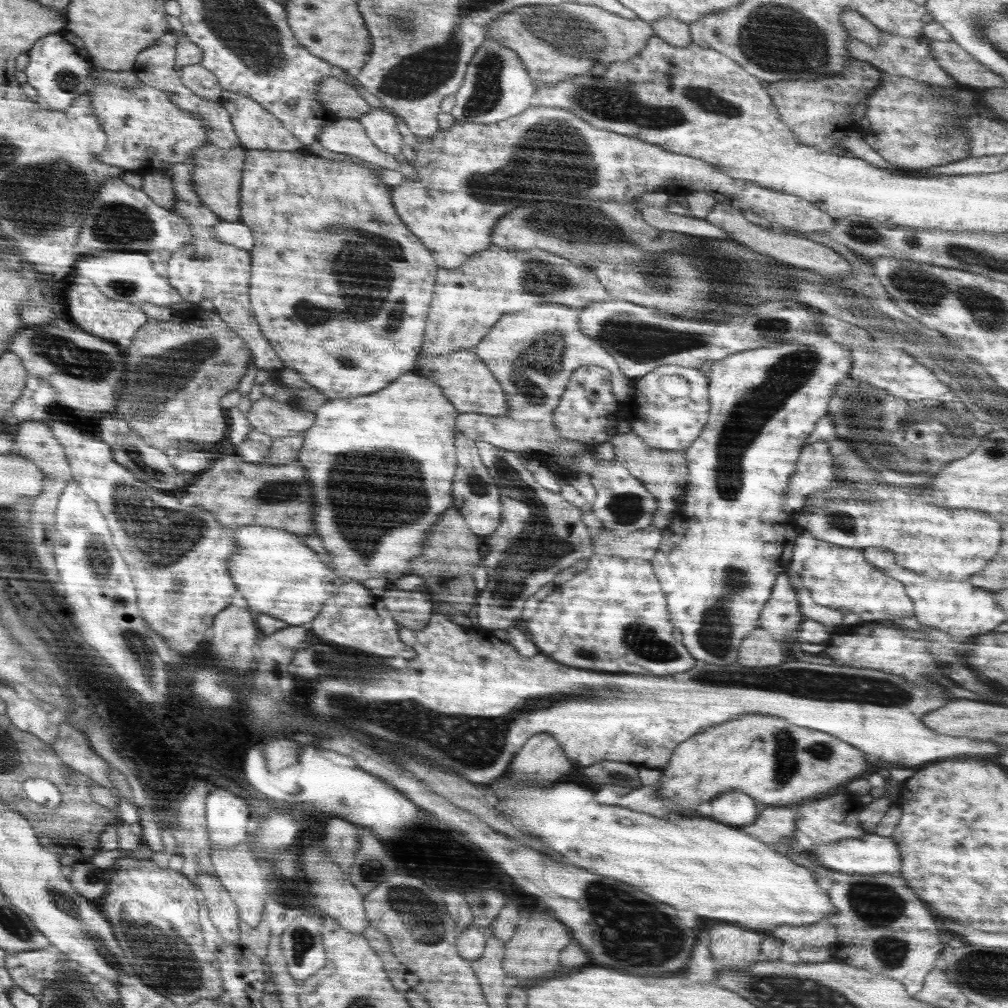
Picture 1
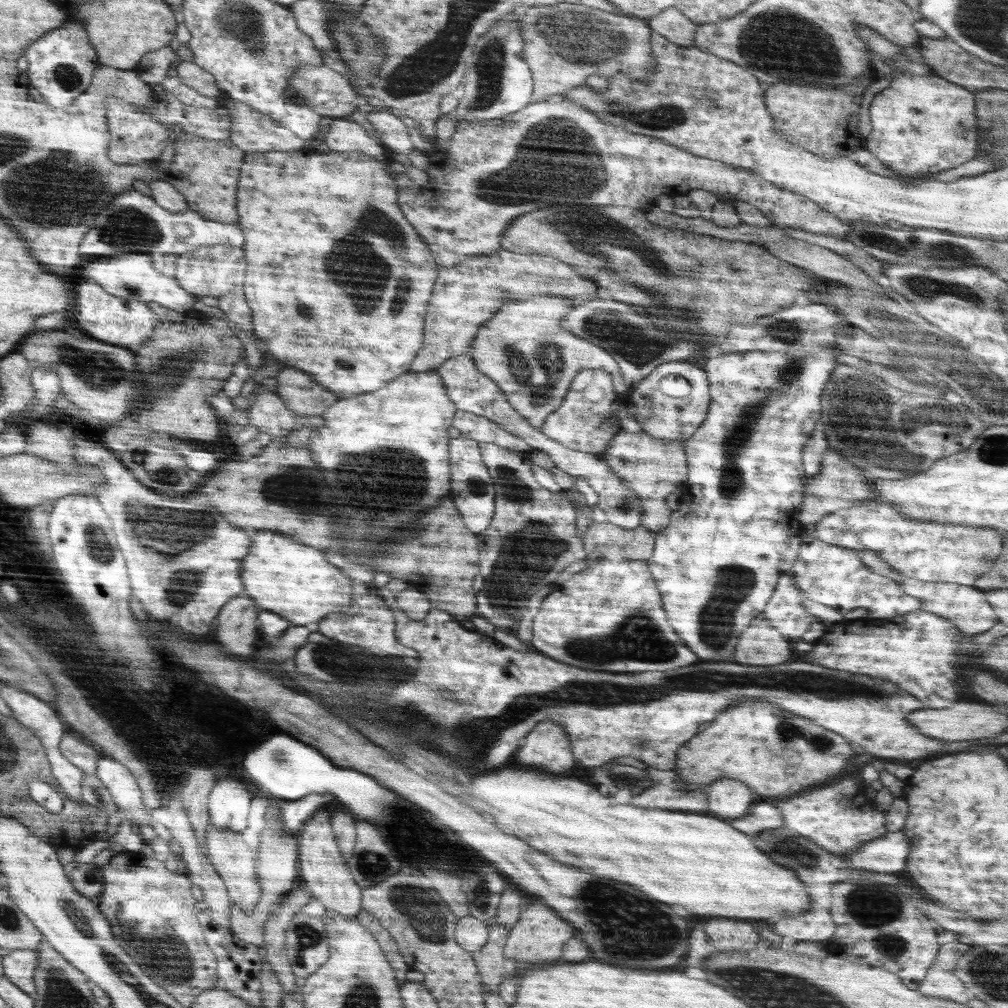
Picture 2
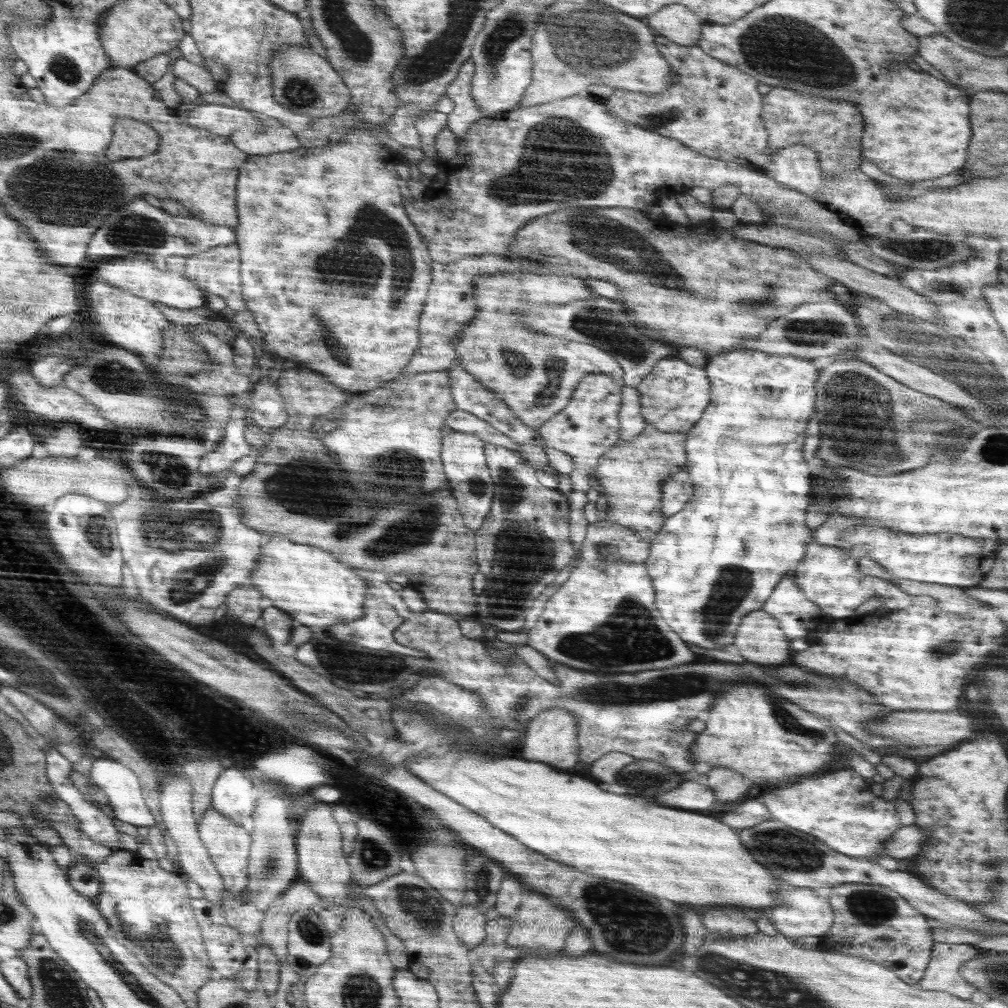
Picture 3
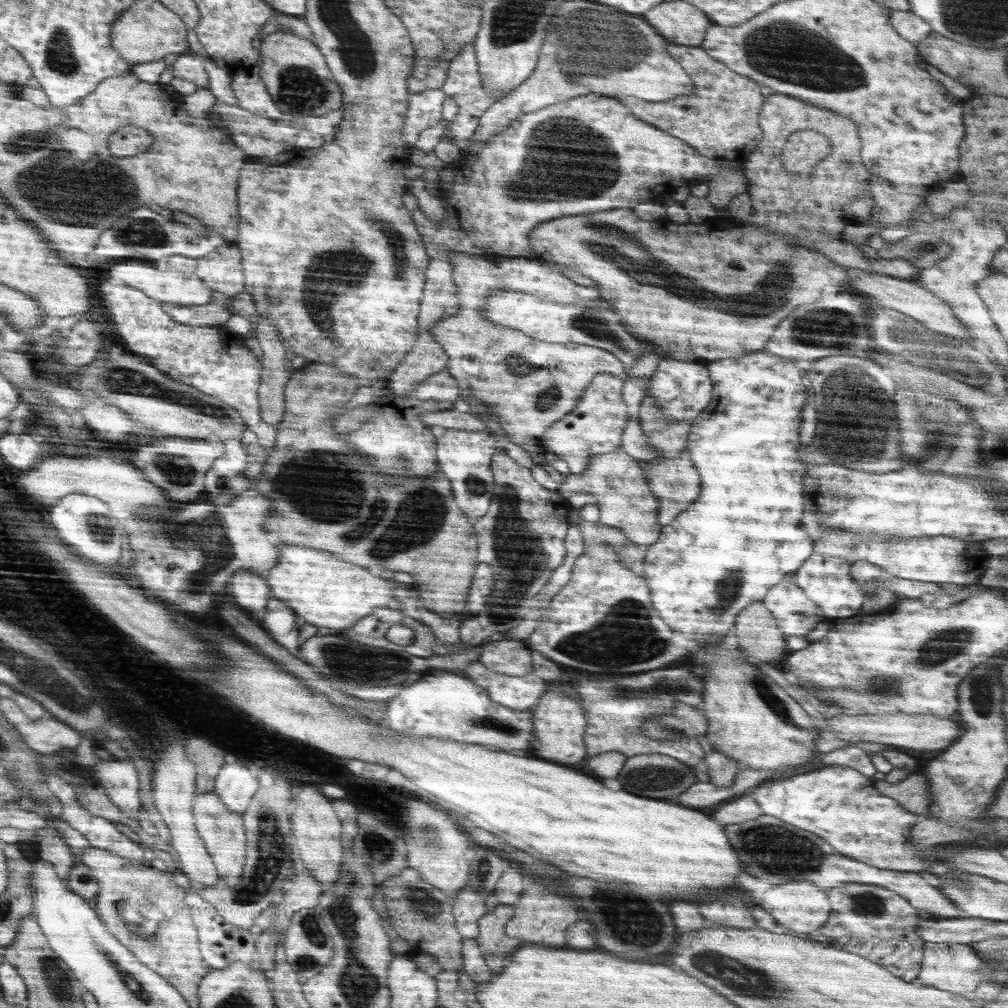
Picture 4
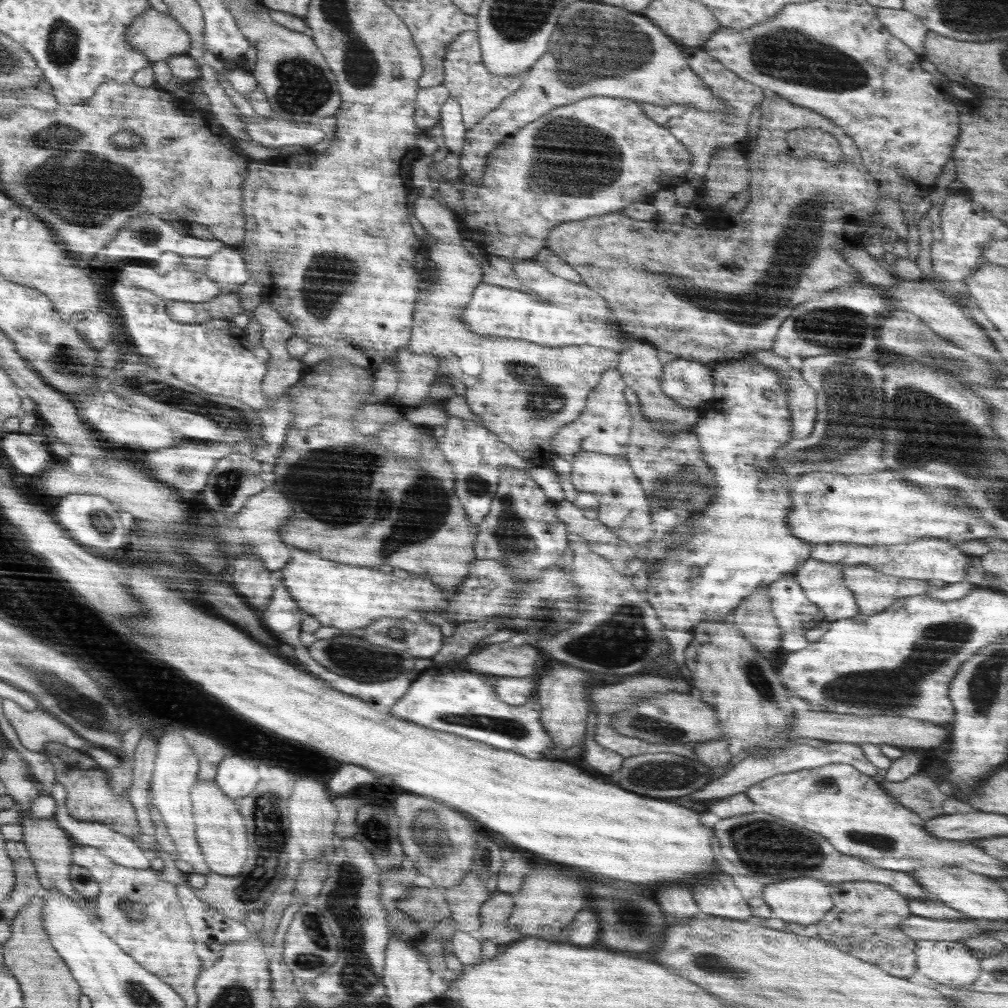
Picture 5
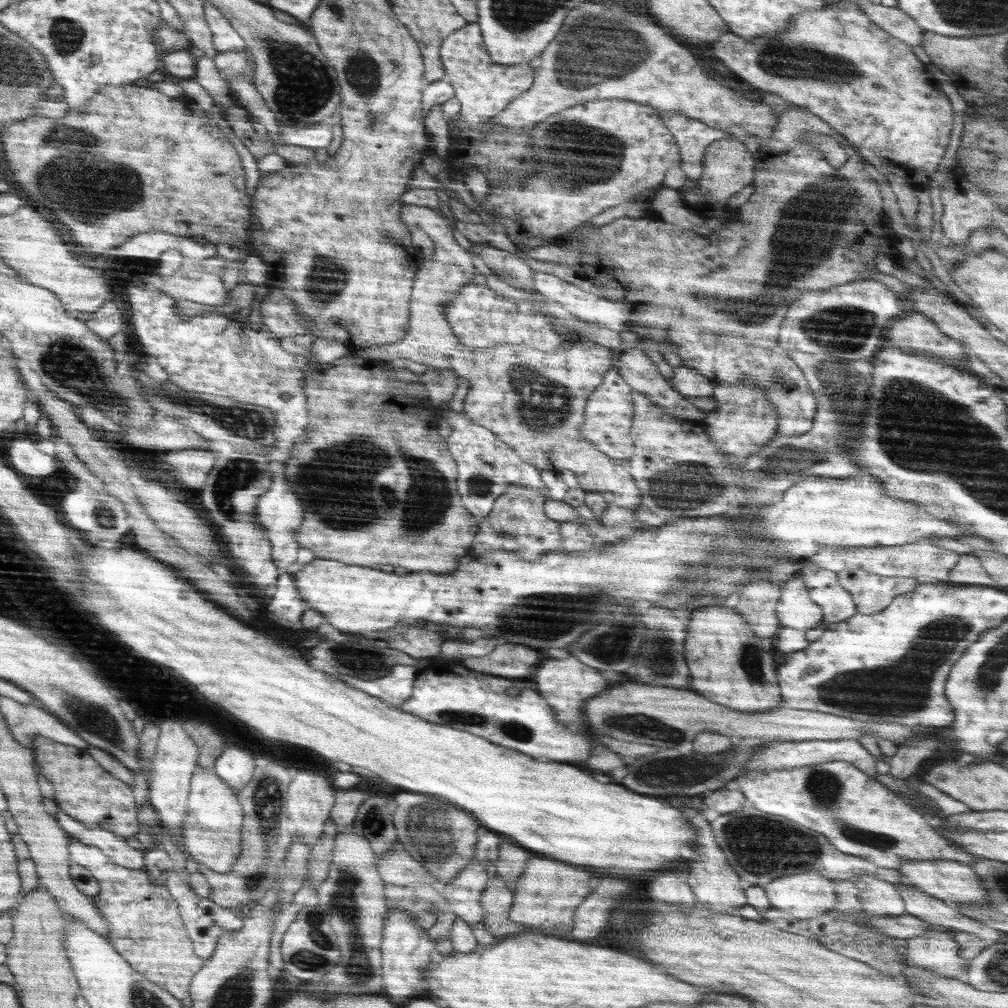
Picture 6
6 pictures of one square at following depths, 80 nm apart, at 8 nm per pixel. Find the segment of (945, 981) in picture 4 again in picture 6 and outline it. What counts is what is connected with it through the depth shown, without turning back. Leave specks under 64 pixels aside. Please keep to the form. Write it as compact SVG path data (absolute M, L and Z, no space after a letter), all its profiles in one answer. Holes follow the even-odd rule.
M930 929L921 935L904 939L905 956L918 968L958 980L958 973L969 967L969 960L959 955L952 936Z

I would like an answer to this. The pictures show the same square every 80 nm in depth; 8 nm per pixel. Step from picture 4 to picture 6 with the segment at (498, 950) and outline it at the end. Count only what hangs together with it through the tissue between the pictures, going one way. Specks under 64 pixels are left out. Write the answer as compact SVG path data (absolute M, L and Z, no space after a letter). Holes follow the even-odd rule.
M498 874L489 879L484 892L480 897L484 909L483 923L485 929L494 934L494 937L504 938L510 934L522 934L528 932L525 924L516 924L510 917L510 909L513 905L513 893L507 887L505 880Z

